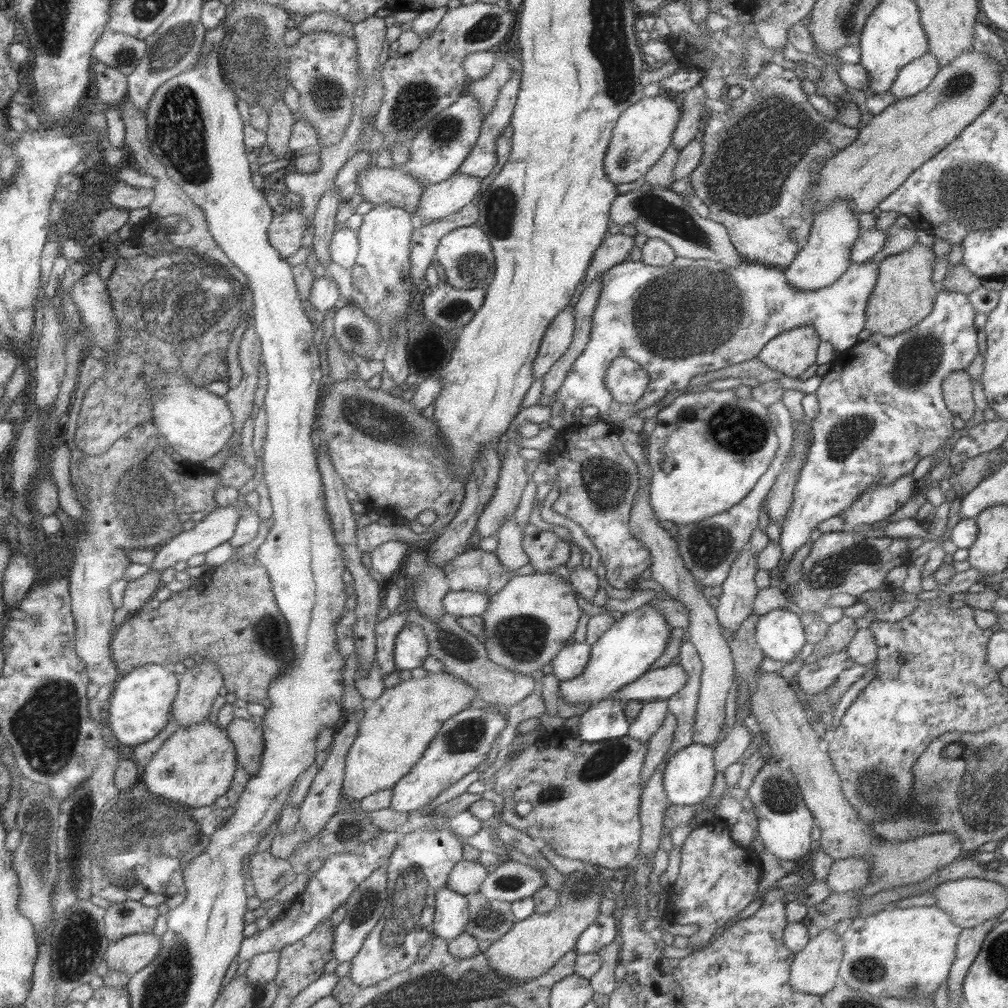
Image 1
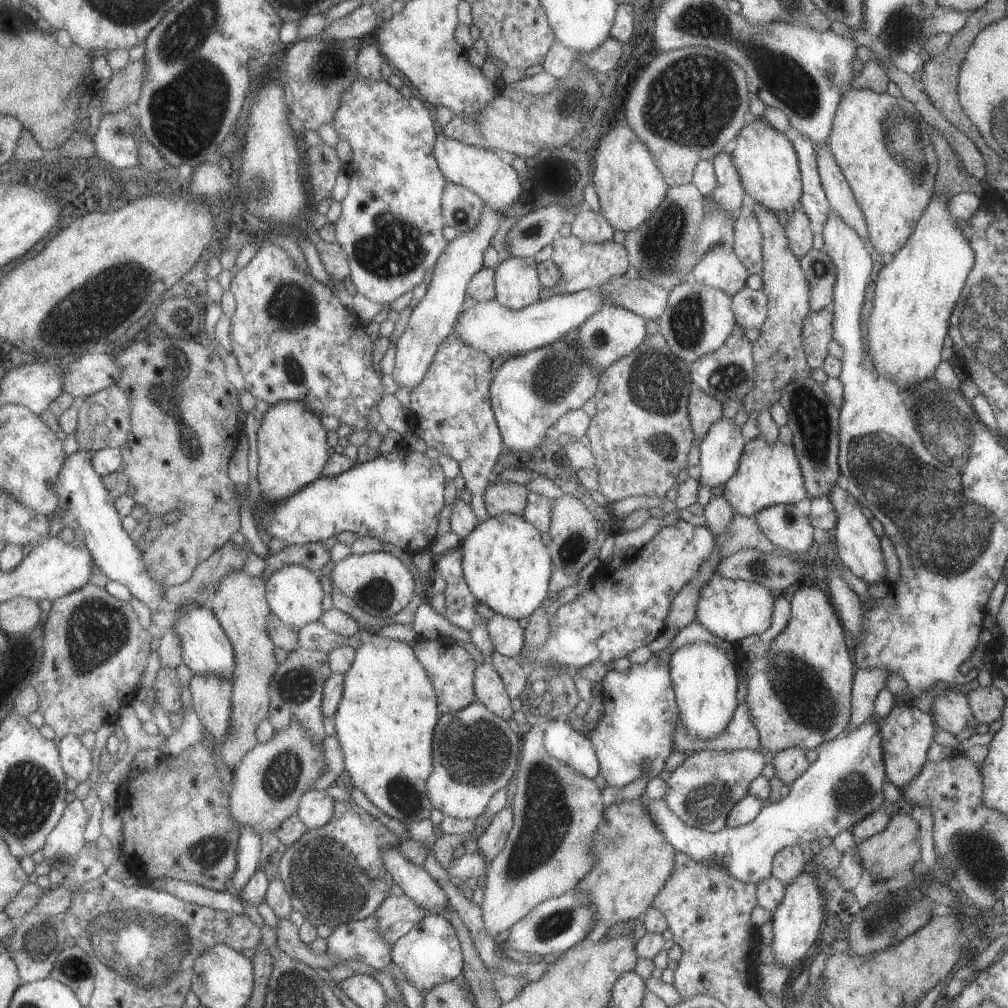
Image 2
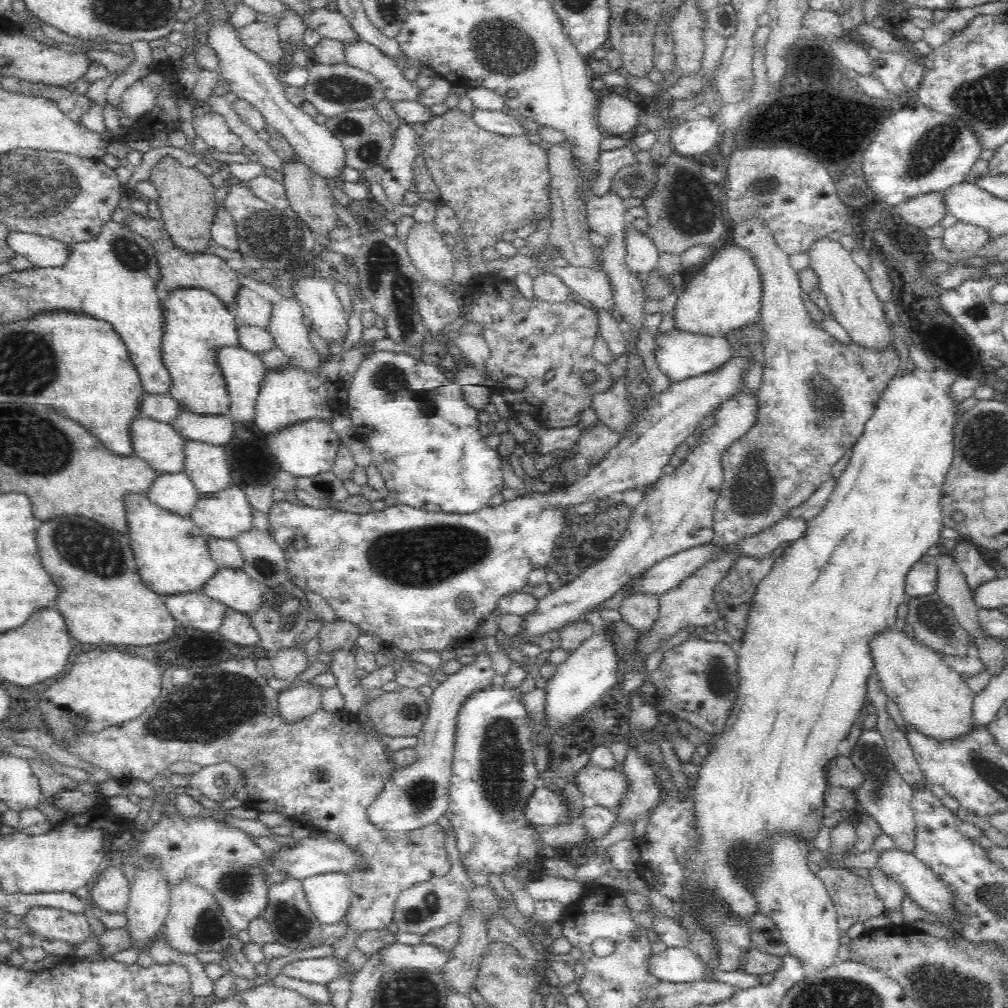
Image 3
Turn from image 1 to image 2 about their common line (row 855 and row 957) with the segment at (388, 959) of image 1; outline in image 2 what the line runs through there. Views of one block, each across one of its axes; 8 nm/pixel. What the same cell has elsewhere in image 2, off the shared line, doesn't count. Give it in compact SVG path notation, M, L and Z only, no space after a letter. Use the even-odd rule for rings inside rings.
M433 915L425 917L392 947L392 962L403 970L408 982L413 984L423 996L439 984L451 982L464 974L462 939L459 938L458 931L447 917Z

